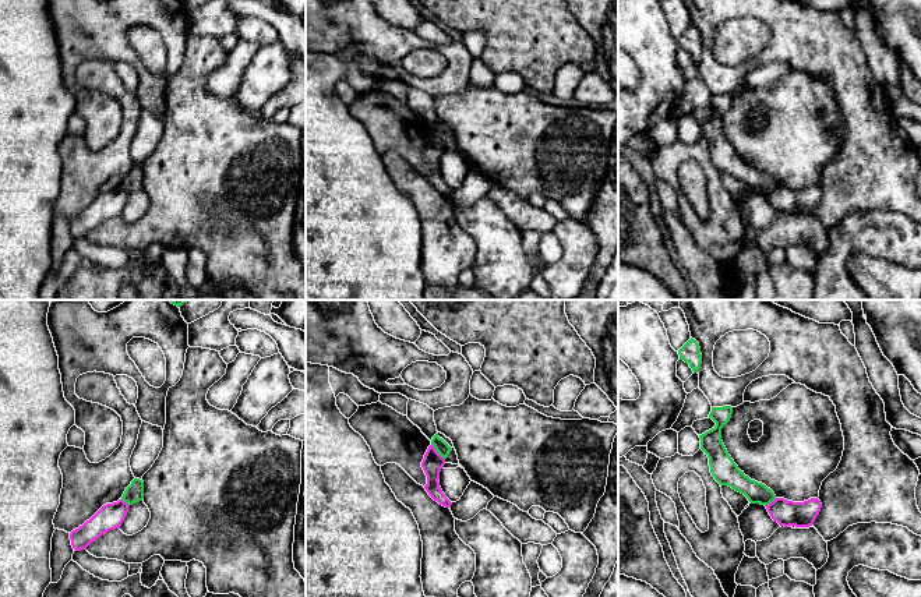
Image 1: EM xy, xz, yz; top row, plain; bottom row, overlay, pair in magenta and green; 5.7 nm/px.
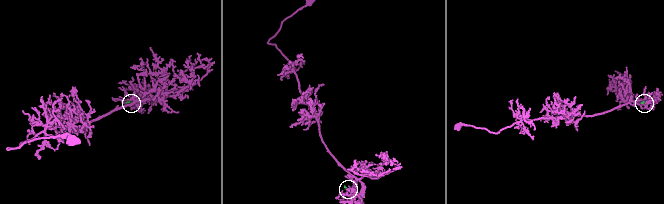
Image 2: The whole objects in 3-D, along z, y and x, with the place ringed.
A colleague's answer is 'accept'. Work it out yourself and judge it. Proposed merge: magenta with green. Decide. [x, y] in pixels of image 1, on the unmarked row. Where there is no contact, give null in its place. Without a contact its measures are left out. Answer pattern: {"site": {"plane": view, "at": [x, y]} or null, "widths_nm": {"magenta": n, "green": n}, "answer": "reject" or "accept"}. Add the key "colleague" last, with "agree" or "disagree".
{"site": {"plane": "xz", "at": [436, 138]}, "widths_nm": {"magenta": 120, "green": 80}, "answer": "reject", "colleague": "disagree"}

